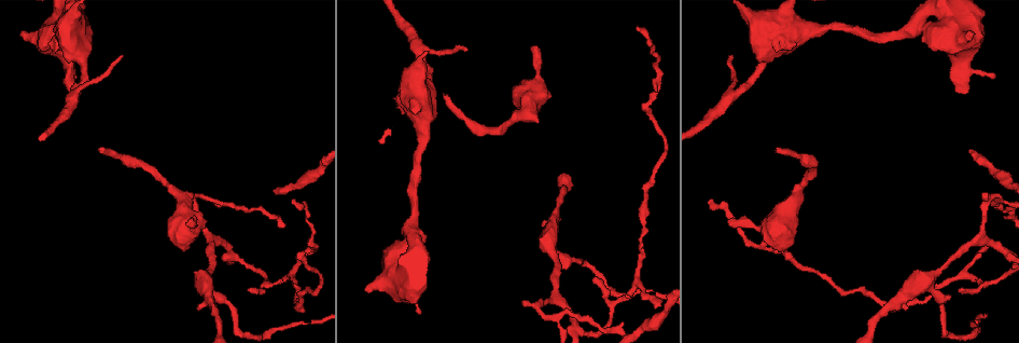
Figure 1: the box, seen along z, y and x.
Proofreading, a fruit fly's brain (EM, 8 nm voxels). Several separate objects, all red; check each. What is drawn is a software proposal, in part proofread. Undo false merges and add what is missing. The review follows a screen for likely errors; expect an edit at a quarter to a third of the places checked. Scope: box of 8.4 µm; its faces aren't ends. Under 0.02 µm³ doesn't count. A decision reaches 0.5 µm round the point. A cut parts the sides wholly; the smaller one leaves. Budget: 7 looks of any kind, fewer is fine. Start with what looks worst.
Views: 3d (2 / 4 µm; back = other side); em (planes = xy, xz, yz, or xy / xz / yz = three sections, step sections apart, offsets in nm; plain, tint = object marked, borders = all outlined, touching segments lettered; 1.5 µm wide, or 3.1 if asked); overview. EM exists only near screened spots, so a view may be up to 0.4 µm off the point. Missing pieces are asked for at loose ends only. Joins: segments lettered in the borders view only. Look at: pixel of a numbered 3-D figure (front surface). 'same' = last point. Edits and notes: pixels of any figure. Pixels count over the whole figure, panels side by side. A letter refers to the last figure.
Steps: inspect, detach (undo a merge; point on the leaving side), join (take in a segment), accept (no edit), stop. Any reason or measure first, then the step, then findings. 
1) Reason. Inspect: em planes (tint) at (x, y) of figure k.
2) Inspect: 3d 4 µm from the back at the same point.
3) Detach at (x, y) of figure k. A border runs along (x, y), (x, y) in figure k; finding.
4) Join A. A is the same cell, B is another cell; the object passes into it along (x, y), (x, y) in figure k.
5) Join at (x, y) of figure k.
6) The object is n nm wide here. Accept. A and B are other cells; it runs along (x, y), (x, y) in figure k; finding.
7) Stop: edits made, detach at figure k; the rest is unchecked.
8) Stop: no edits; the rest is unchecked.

Thin end. Inspect: 3d 2 µm at (99, 152) of figure 1.

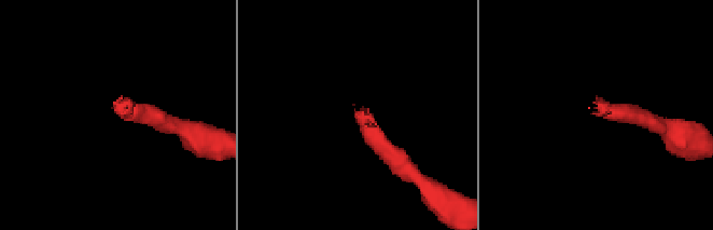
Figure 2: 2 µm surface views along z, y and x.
Need the tissue. Inspect: em planes (borders) at (121, 112) of figure 2.

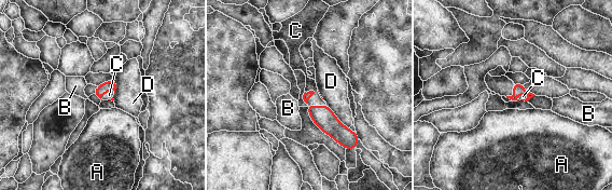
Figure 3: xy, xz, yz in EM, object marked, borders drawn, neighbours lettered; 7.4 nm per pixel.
Join C. C is the same cell, A, B and D are other cells; the object passes into it along (306, 96), (306, 103), (316, 99) in figure 3; the neuron continues.

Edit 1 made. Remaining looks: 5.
Inspect: 3d 4 µm at (21, 32) of figure 1.

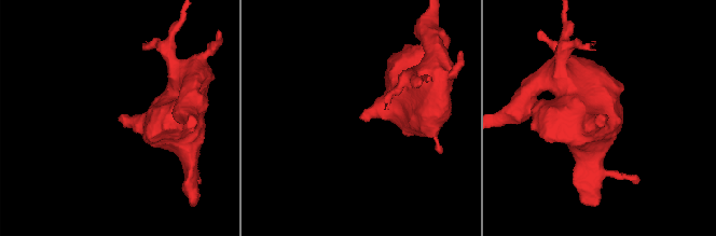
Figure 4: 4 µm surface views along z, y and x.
Inspect: em planes (plain) at (120, 118) of figure 4.

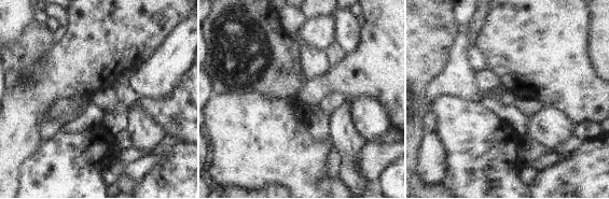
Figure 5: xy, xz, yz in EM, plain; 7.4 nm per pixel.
See the neighbours. Inspect: em planes (borders) at the same point.

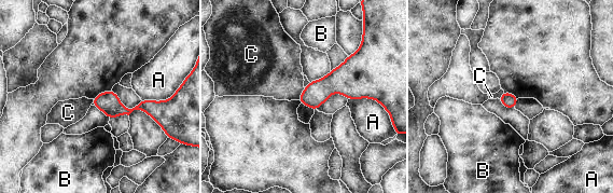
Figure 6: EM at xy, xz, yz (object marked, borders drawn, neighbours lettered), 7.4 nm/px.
Accept. A, B and C are other cells; it runs along (95, 101), (120, 110), (162, 104) in figure 6; no lettered segment goes on from it.

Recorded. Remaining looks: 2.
Thin end. Inspect: em planes (borders) at (292, 198) of figure 1.

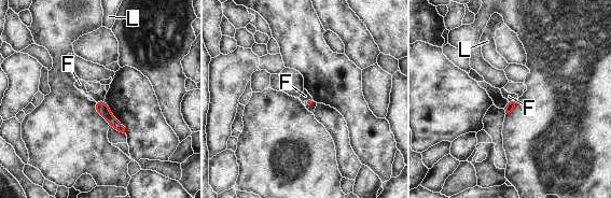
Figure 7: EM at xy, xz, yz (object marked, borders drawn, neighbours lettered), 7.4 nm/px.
Accept. F and L are other cells; it runs along (97, 103), (122, 129) in figure 7; none of them fits.

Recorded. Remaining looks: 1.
Stop: edits made, join at figure 3; the rest is unchecked.

